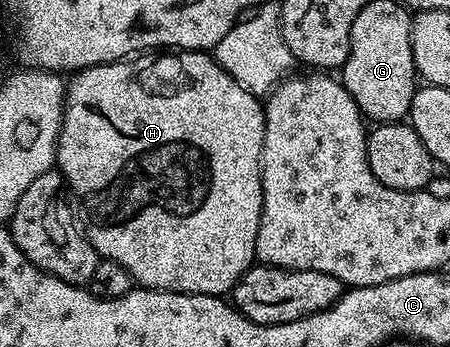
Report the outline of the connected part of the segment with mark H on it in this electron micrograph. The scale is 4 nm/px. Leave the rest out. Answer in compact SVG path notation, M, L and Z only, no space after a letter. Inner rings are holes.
M183 50L181 52L162 52L157 56L134 56L129 60L120 62L109 62L103 66L90 66L87 70L77 71L73 75L74 79L69 79L66 87L66 105L62 107L62 131L58 133L58 153L56 155L56 166L60 171L65 185L70 186L72 193L78 197L78 206L76 210L77 217L80 219L80 229L85 234L86 239L96 248L99 259L107 258L116 260L120 268L128 268L128 272L133 276L135 283L139 287L148 290L167 290L177 294L217 294L226 296L233 291L235 284L241 280L243 274L255 265L256 262L256 236L260 228L262 219L262 145L264 144L264 128L266 127L266 111L259 95L248 92L220 64L215 60L213 53L200 50Z

